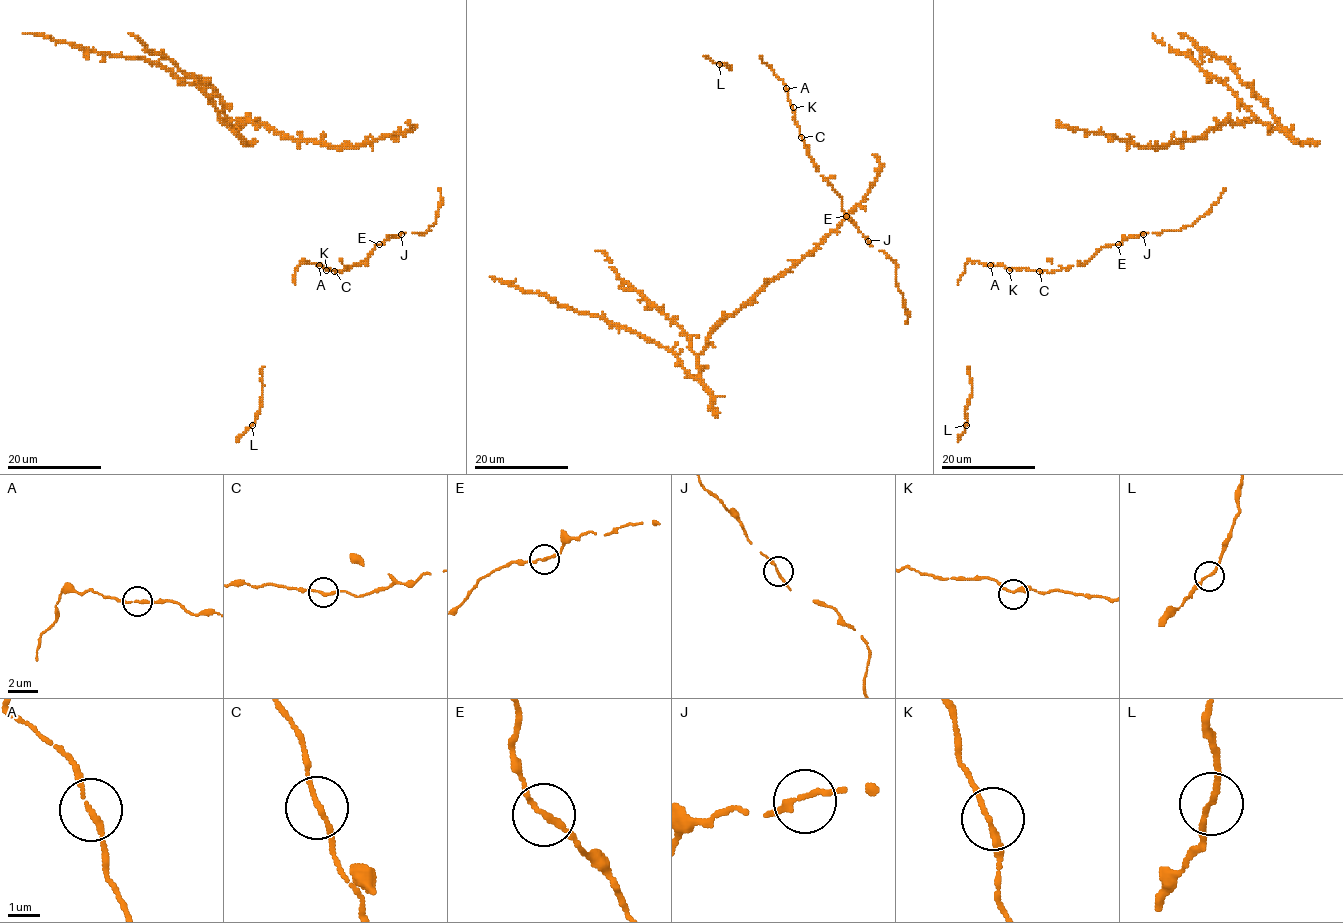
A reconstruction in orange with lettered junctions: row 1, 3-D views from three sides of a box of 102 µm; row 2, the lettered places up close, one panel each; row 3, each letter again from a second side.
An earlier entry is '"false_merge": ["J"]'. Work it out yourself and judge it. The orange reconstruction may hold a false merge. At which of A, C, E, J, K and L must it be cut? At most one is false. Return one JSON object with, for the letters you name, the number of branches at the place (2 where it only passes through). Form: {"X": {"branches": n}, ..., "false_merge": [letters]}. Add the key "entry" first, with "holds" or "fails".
{"entry": "fails", "false_merge": []}

